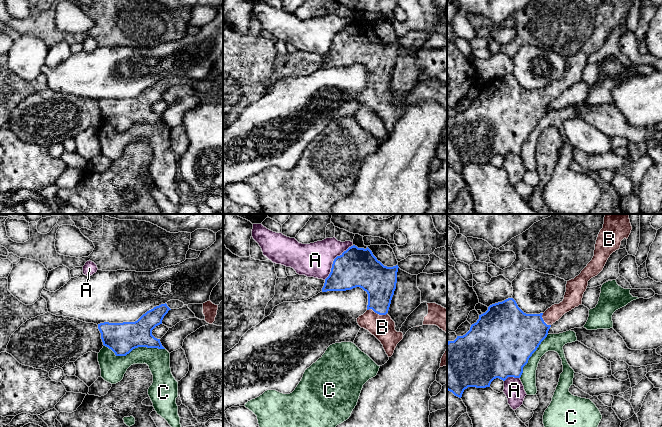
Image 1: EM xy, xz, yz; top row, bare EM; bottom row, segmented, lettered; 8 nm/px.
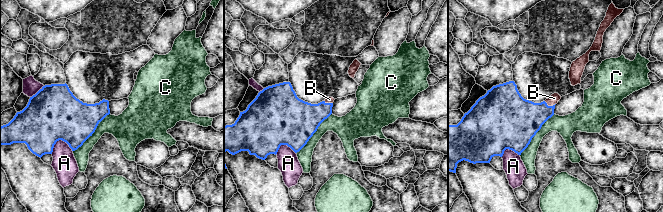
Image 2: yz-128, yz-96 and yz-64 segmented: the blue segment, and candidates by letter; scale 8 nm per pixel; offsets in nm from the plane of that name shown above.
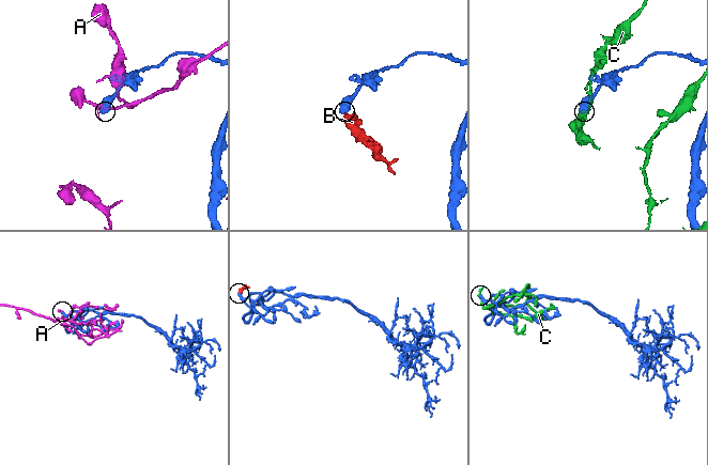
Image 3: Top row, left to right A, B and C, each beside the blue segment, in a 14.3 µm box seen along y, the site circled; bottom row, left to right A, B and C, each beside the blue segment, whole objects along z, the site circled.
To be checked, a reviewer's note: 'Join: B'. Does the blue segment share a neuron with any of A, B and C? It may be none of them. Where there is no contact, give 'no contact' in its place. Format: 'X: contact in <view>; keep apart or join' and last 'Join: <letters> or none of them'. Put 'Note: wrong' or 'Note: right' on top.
Note: right
A: contact in xz; keep apart
B: contact in xz; join
C: contact in xy; keep apart
Join: B

